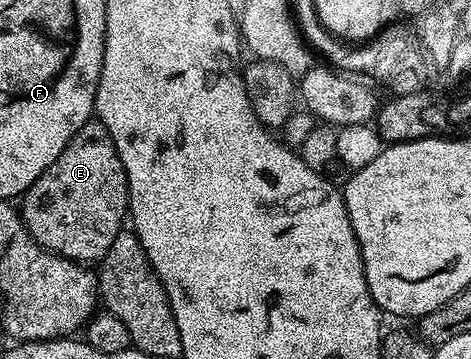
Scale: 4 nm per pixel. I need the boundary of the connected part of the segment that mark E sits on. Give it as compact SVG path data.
M92 118L84 122L68 146L60 150L60 158L56 158L56 162L52 162L52 166L48 166L48 170L44 170L44 174L40 174L40 178L36 178L36 182L32 182L32 186L28 186L28 190L22 193L20 215L32 239L47 252L55 252L57 256L90 266L108 254L108 246L112 246L112 242L116 242L116 234L123 231L129 203L126 171L120 162L120 154L116 154L112 134L108 134L104 122Z

